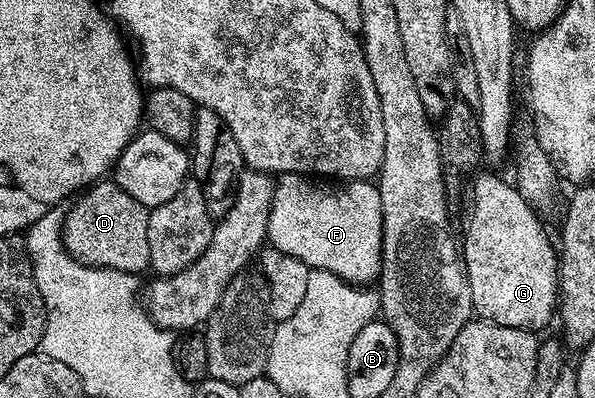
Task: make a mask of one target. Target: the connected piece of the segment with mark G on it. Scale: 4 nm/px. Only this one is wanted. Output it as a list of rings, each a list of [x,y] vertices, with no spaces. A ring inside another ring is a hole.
[[[479,175],[475,179],[475,204],[471,207],[471,220],[467,232],[461,235],[463,267],[467,271],[471,310],[488,323],[505,325],[513,329],[539,333],[550,319],[557,315],[559,302],[559,257],[556,244],[547,236],[536,208],[521,197],[518,187],[498,179],[495,175]]]

